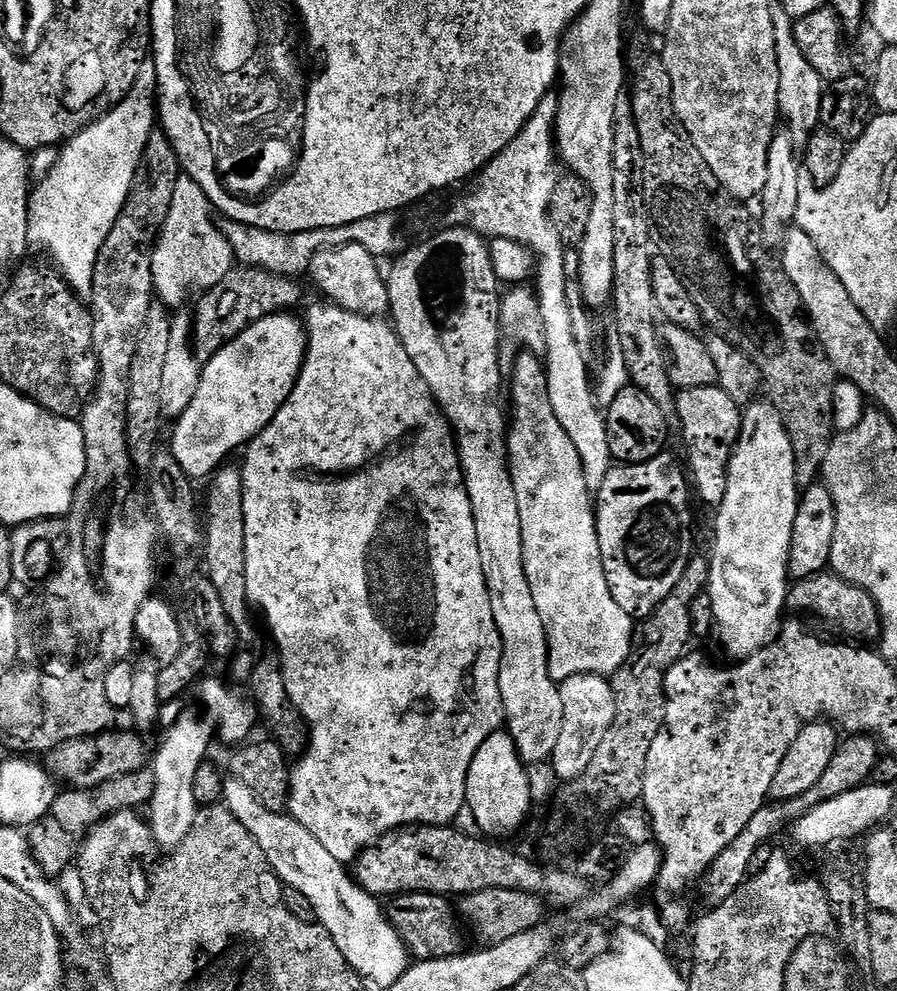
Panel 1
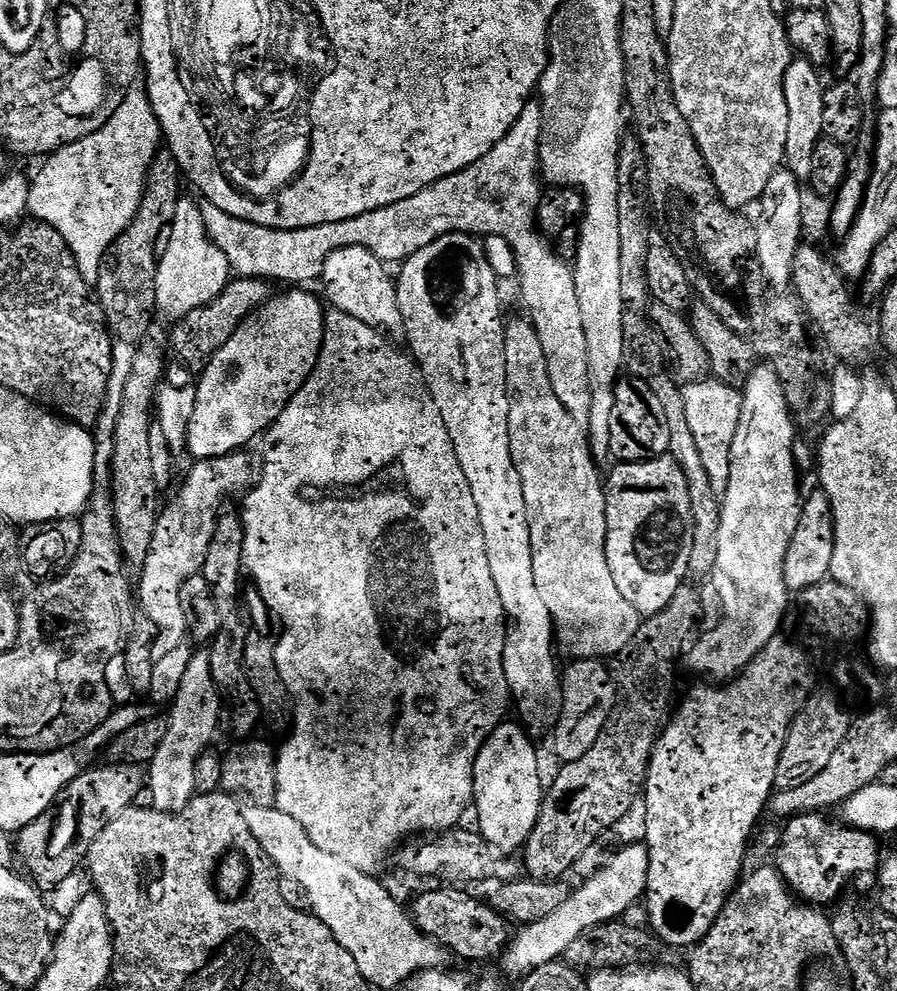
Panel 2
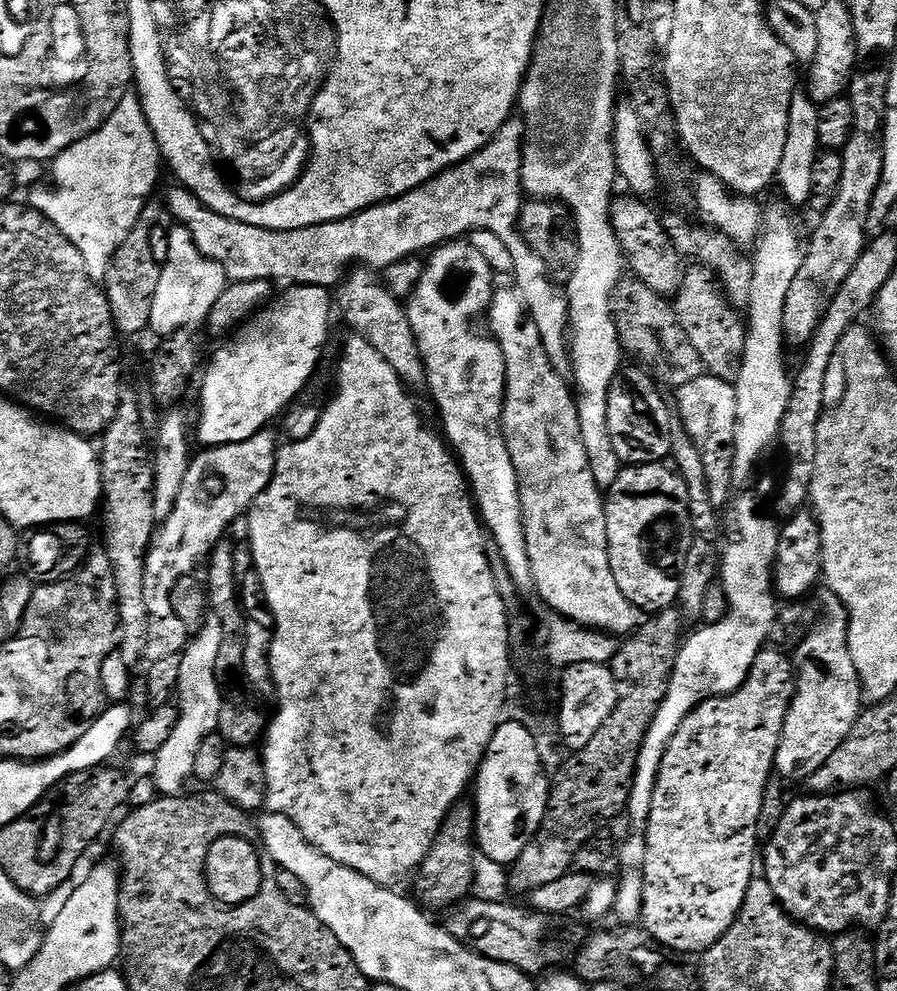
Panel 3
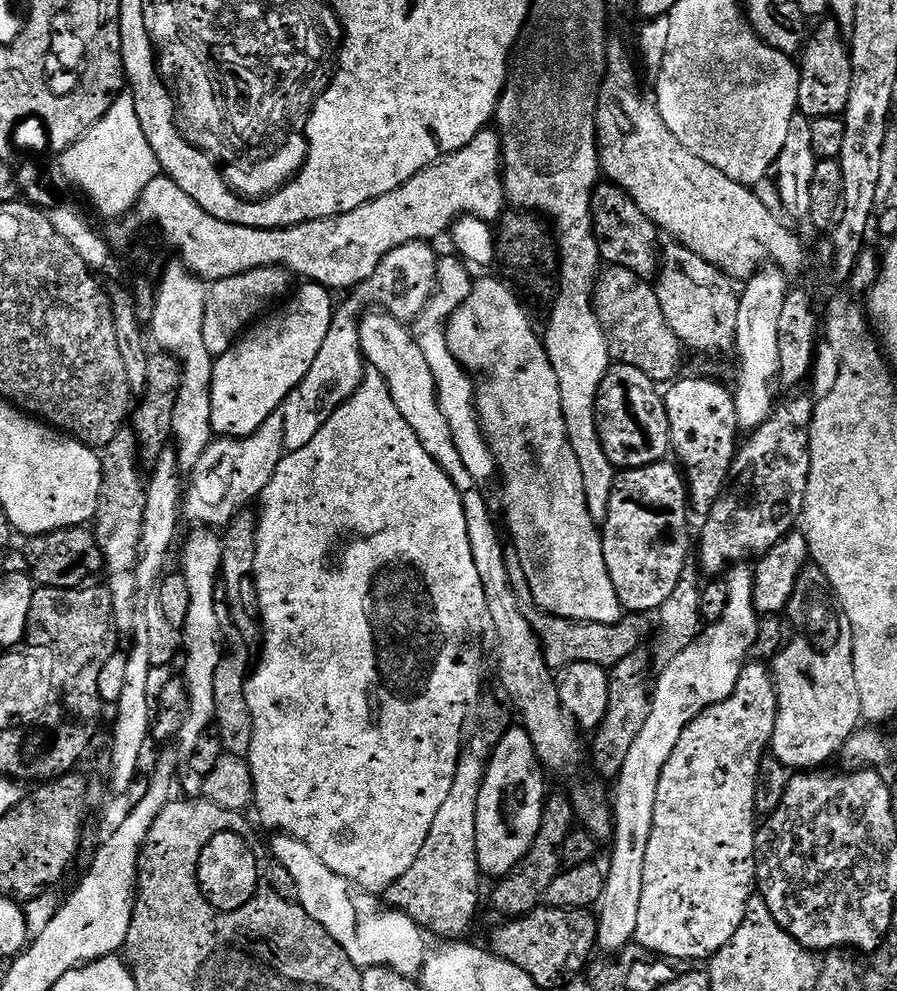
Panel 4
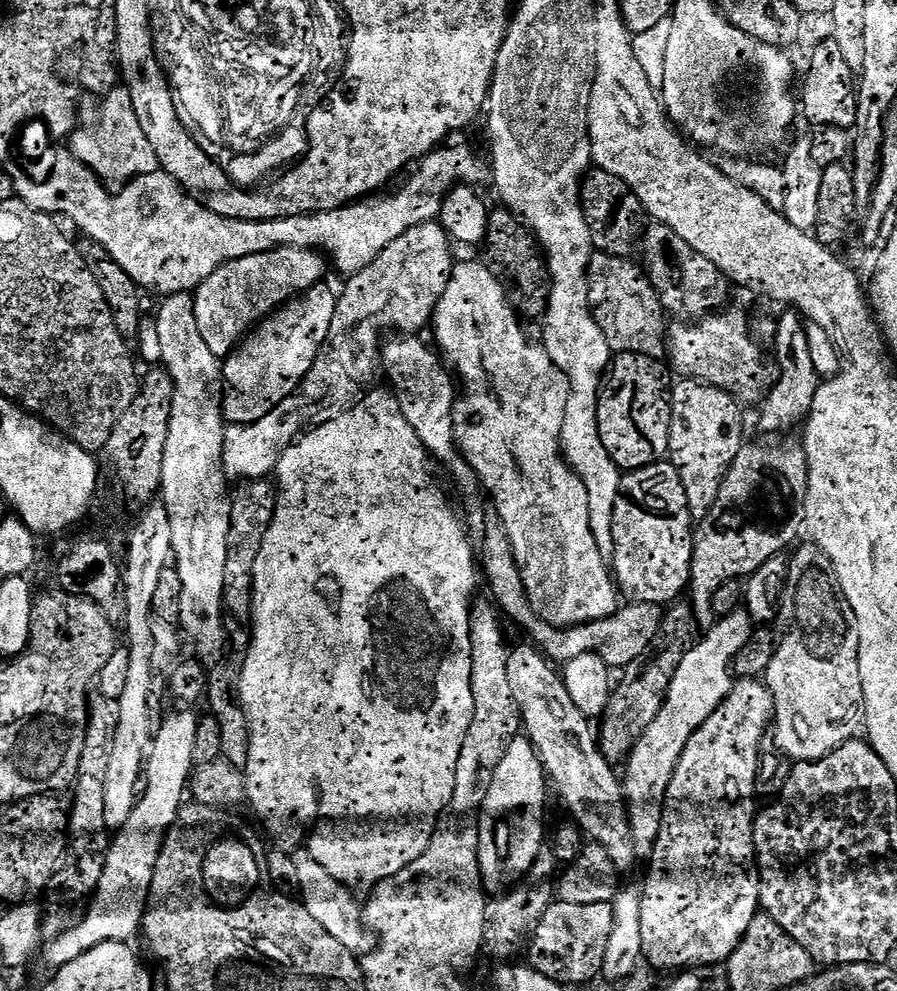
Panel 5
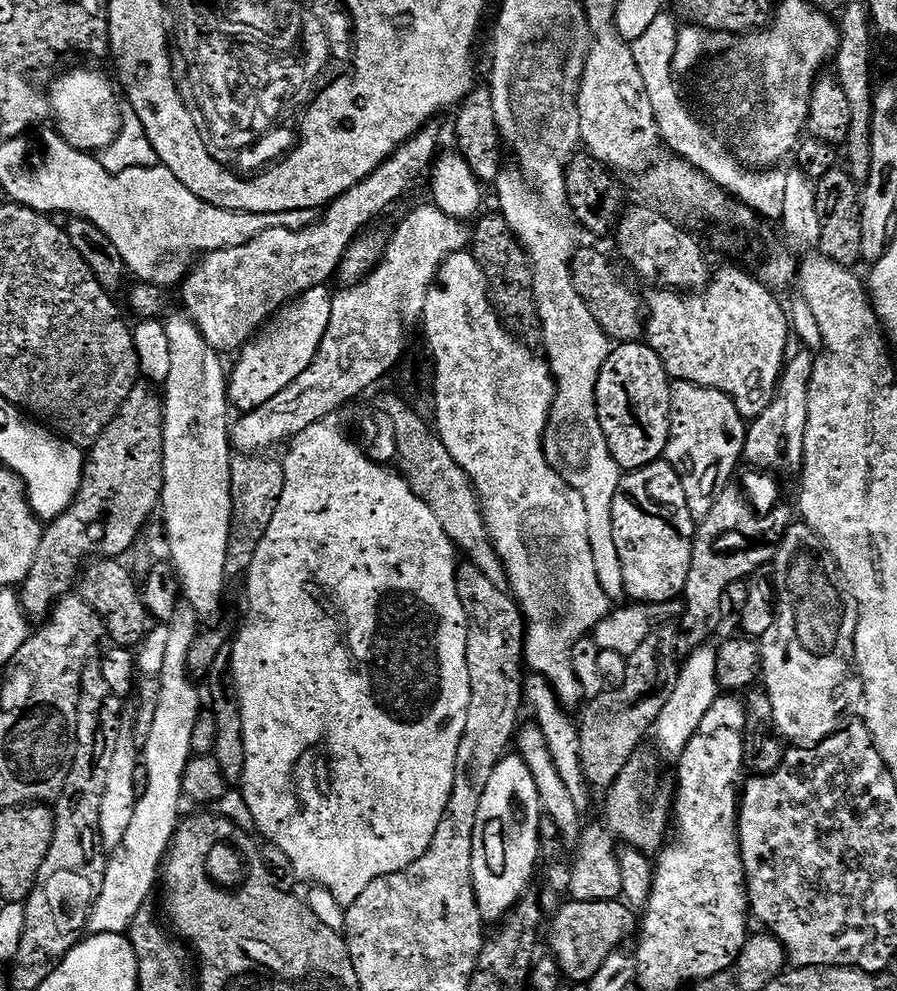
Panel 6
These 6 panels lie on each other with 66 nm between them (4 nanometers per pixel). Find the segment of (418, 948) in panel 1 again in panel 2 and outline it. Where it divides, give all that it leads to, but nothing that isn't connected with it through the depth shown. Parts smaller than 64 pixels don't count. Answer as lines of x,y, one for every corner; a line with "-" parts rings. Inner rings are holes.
436,886
433,892
424,892
410,904
410,915
424,935
435,940
441,948
461,956
464,960
492,960
501,955
510,943
509,921
505,920
491,903
475,900
471,891
456,886

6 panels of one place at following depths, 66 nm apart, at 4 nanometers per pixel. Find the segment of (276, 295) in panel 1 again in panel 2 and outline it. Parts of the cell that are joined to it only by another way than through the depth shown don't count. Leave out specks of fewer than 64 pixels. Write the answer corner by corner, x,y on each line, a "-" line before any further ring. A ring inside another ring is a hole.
236,278
228,283
222,294
218,294
218,298
214,298
214,302
198,310
190,310
190,314
171,325
168,333
171,359
176,359
184,368
203,370
212,361
214,354
222,350
222,346
226,346
226,342
235,334
241,322
270,299
268,288
270,284
267,280

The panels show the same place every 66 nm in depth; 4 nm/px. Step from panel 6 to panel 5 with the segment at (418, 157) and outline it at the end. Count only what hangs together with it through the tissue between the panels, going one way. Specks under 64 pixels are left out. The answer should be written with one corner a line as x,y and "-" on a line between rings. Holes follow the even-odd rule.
275,248
262,254
238,258
214,270
214,274
202,281
194,293
194,318
198,321
198,331
206,341
210,354
217,358
231,356
237,345
261,320
268,319
277,308
283,308
288,301
295,300
303,292
309,292
315,284
321,283
325,279
324,264
326,268
325,257
311,248

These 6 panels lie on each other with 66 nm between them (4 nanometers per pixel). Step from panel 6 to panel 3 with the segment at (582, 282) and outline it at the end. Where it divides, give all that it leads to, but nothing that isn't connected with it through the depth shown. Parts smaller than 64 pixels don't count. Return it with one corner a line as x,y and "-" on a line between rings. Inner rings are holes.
621,279
612,296
612,314
616,321
616,330
621,349
628,352
636,361
647,368
653,377
665,389
675,390
694,382
694,378
705,375
706,369
698,350
686,338
686,332
676,317
675,307
665,297
650,290
641,280

